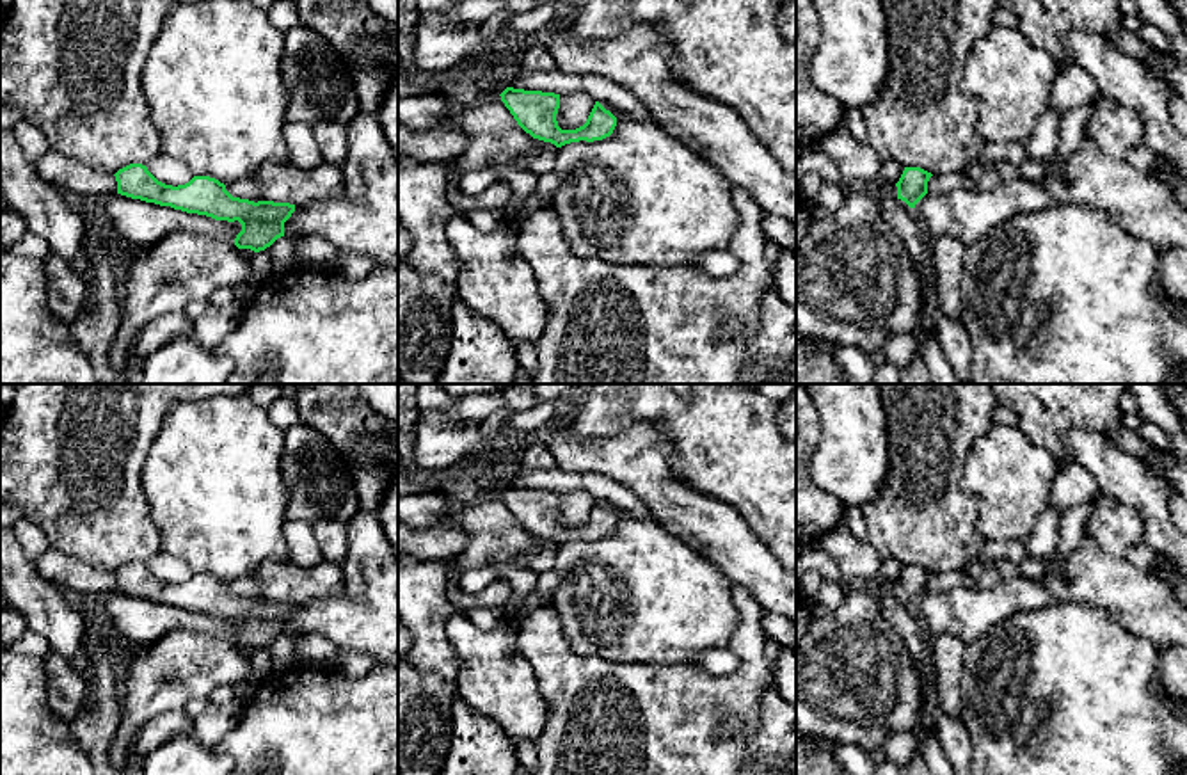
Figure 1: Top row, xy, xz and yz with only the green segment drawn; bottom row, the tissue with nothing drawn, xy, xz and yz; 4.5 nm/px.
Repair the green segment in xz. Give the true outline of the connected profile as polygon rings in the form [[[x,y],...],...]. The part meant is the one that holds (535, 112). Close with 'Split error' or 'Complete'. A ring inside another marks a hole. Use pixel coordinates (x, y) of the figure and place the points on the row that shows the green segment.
[[[469,59],[439,73],[435,89],[426,94],[441,96],[457,107],[471,107],[499,96],[526,133],[556,148],[579,140],[602,140],[613,133],[617,117],[599,101],[583,126],[562,130],[556,121],[560,94],[514,89],[512,76],[514,68],[478,64]]]. Split error

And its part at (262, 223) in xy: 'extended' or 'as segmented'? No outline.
as segmented

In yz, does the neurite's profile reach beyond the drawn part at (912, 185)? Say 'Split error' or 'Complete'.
Split error

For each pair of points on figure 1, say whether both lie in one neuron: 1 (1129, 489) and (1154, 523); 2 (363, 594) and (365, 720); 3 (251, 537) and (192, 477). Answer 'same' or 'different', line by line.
1: same
2: different
3: same

